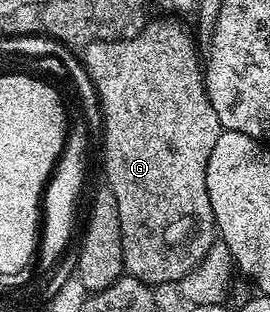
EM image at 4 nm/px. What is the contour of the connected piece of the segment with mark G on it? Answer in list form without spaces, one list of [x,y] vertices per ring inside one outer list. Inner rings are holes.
[[[158,18],[147,21],[146,27],[138,34],[130,34],[115,42],[88,42],[81,47],[80,57],[86,66],[87,74],[95,86],[98,94],[98,102],[102,112],[102,128],[100,140],[102,140],[102,154],[106,157],[105,185],[112,188],[116,196],[116,208],[120,212],[120,236],[122,237],[122,264],[125,273],[131,278],[138,278],[151,288],[166,286],[169,282],[181,283],[204,260],[208,251],[216,245],[216,227],[214,213],[212,212],[212,200],[206,191],[206,173],[208,172],[208,156],[212,156],[212,147],[216,140],[220,140],[223,129],[220,120],[216,117],[216,111],[206,95],[206,79],[204,77],[204,62],[198,58],[198,50],[194,47],[194,38],[178,22],[170,18]]]

